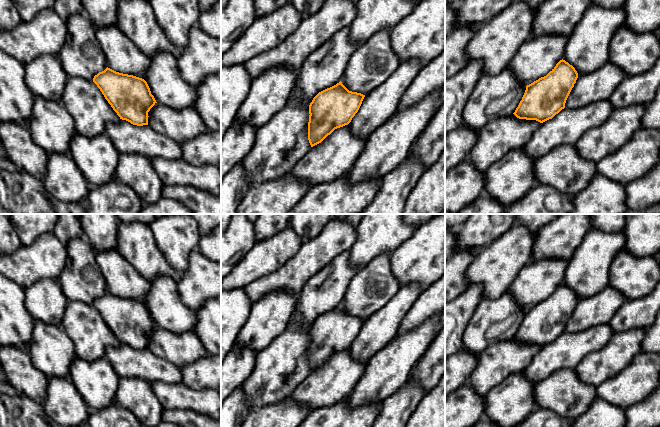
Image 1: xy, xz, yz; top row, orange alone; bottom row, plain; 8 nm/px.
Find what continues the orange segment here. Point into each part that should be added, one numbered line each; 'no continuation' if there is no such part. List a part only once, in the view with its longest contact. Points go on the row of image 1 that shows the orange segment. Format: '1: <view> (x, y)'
no continuation

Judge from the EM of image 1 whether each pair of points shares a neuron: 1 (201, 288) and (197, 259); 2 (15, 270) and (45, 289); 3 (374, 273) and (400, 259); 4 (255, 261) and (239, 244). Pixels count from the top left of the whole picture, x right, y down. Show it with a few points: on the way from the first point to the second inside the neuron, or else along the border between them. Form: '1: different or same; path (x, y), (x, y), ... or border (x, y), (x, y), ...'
1: same; path (201, 281), (200, 266)
2: different; border (57, 280), (40, 279), (23, 288)
3: different; border (389, 253), (392, 273), (400, 286)
4: different; border (256, 241), (232, 270)

